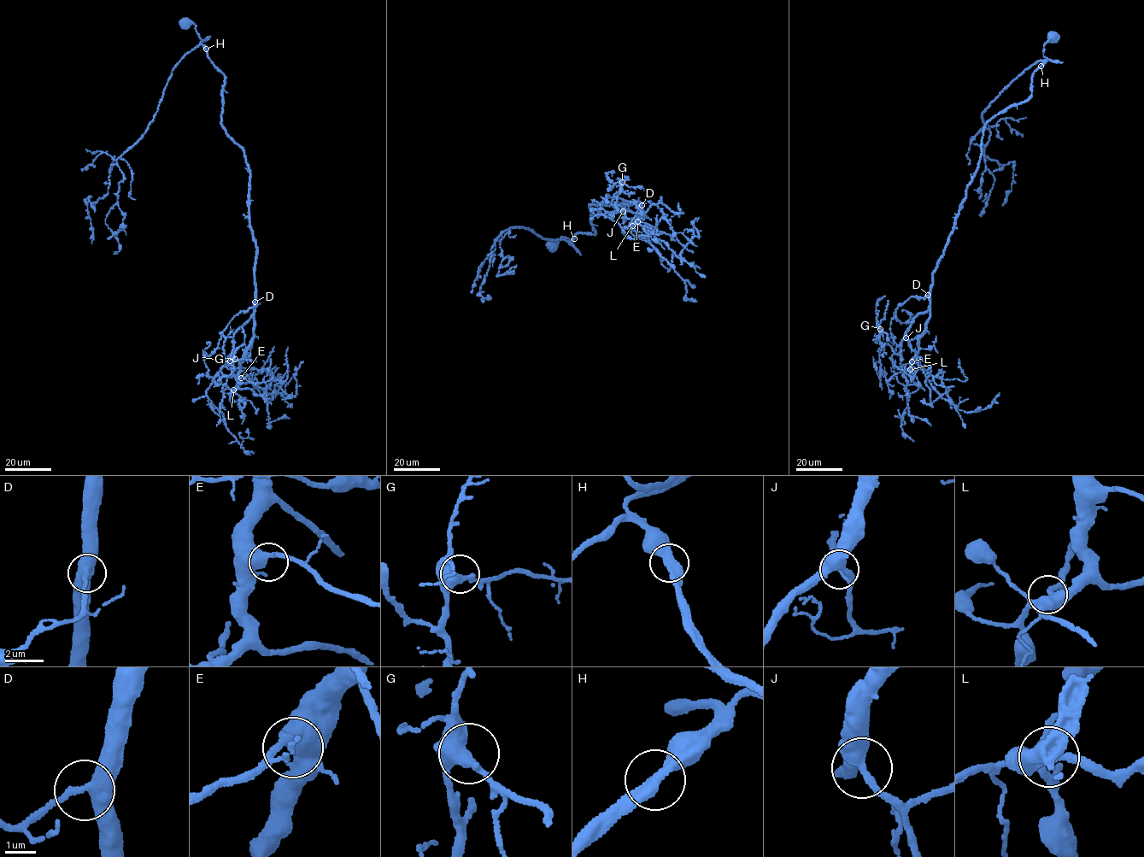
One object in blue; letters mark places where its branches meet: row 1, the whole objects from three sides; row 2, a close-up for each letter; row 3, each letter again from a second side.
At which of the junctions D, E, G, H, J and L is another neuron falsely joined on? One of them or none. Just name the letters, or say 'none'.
none

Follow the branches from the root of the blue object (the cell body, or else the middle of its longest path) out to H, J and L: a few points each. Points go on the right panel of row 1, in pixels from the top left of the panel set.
H: (1051, 37), (1044, 46), (1043, 53), (1050, 60), (1041, 66)
J: (1051, 37), (1030, 97), (985, 126), (929, 309), (906, 337)
L: (1051, 37), (1043, 53), (1050, 60), (1034, 73), (1030, 97), (985, 126), (910, 369)

